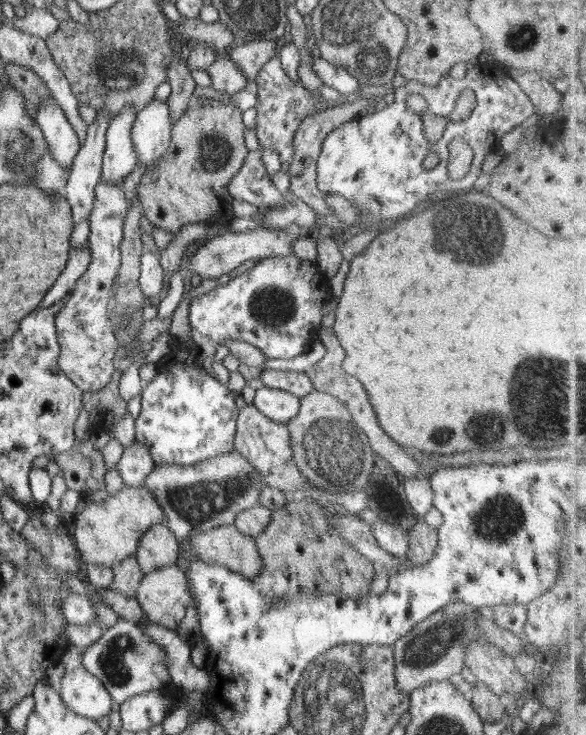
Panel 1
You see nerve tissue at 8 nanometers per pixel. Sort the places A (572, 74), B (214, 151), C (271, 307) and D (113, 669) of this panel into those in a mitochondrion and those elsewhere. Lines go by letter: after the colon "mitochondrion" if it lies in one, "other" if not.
A: other
B: mitochondrion
C: mitochondrion
D: mitochondrion

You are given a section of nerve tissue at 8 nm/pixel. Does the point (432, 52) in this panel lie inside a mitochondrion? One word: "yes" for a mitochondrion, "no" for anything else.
no

